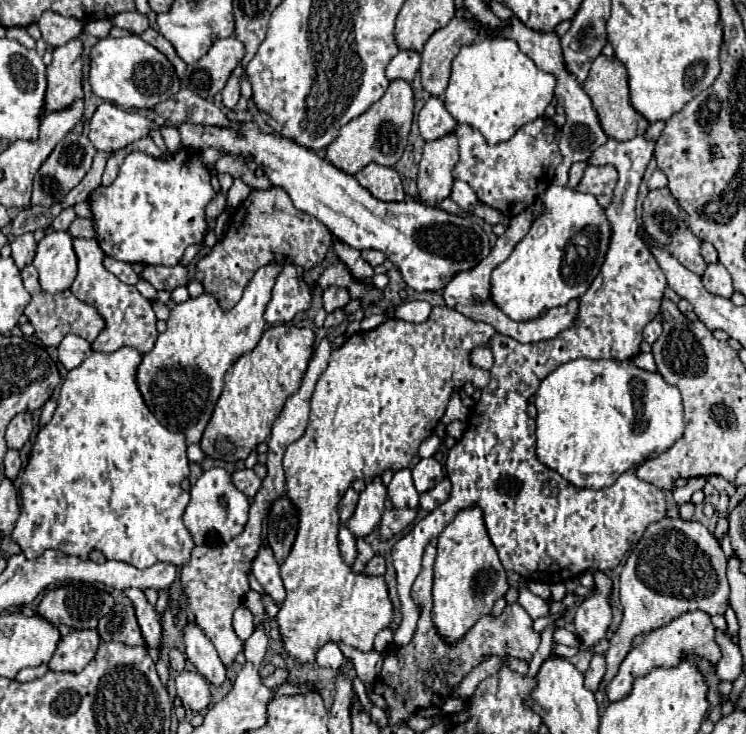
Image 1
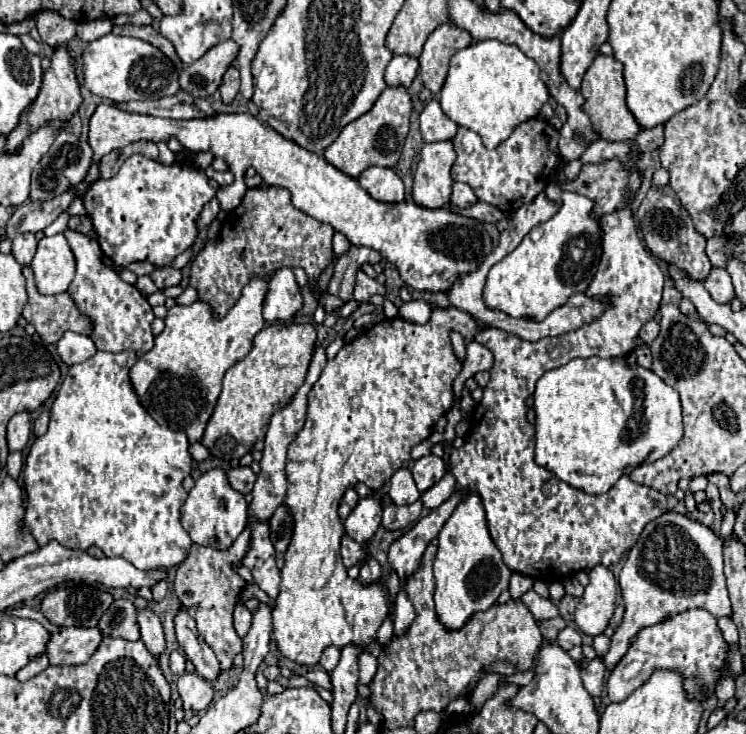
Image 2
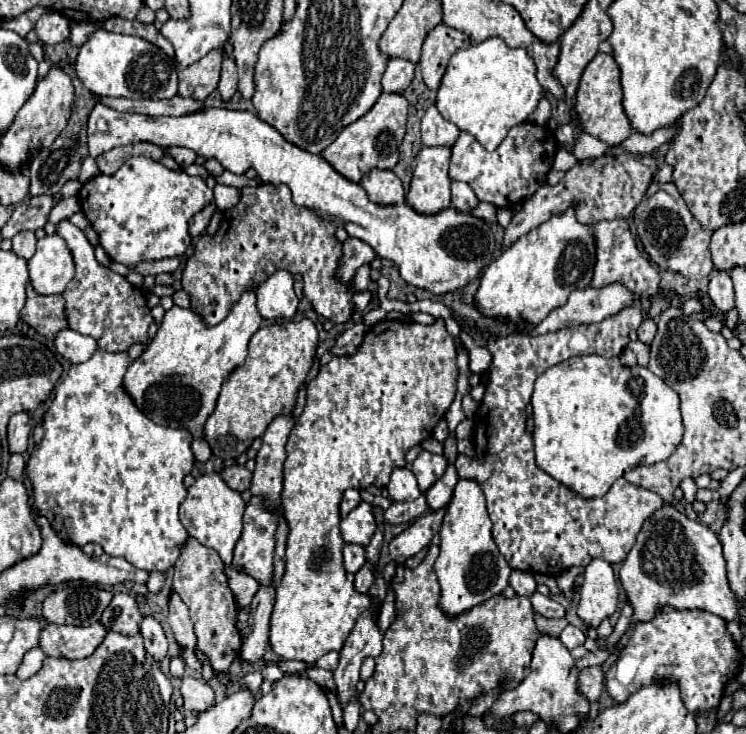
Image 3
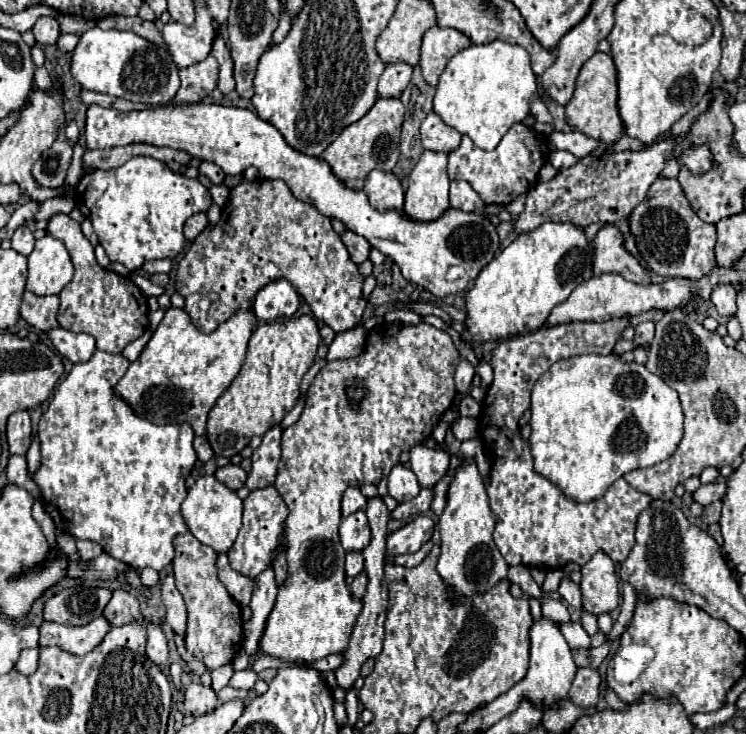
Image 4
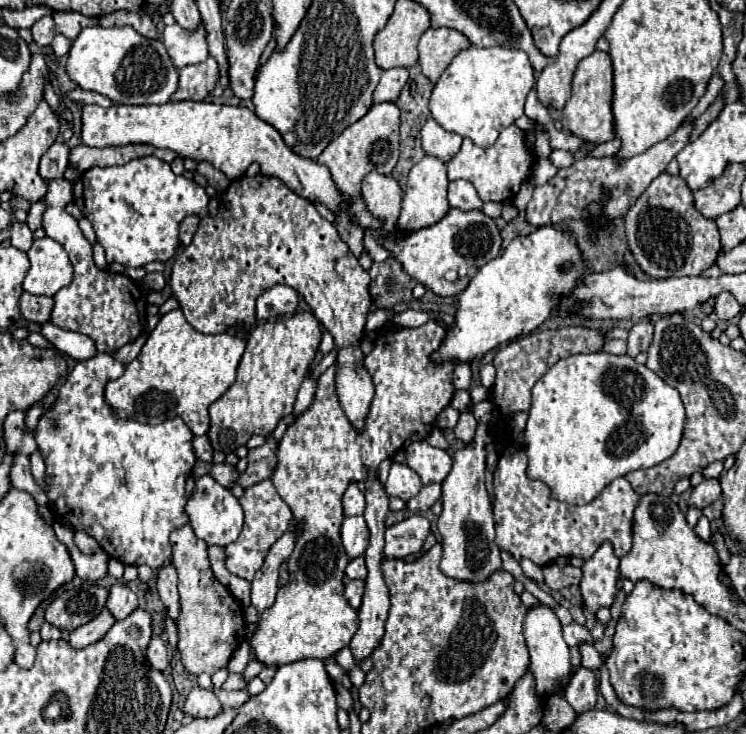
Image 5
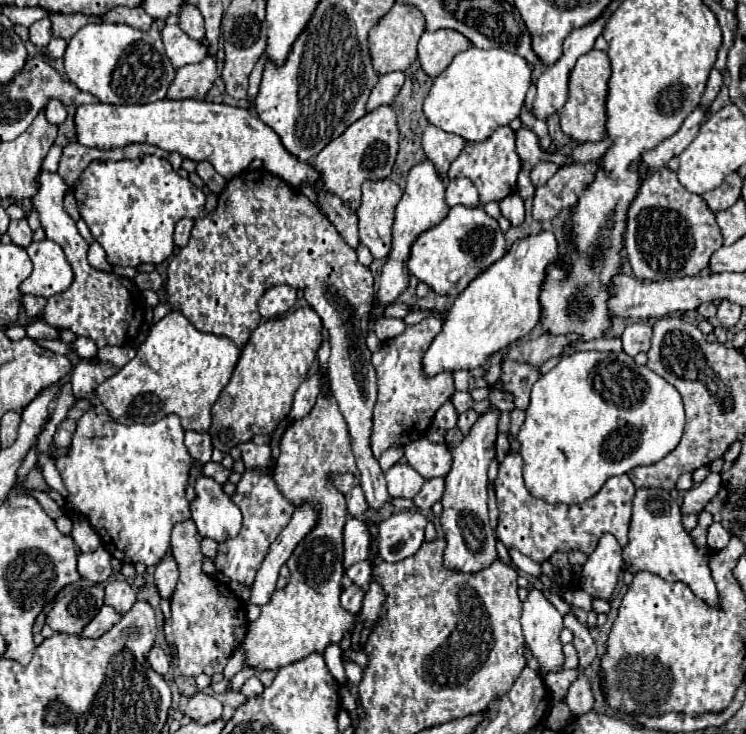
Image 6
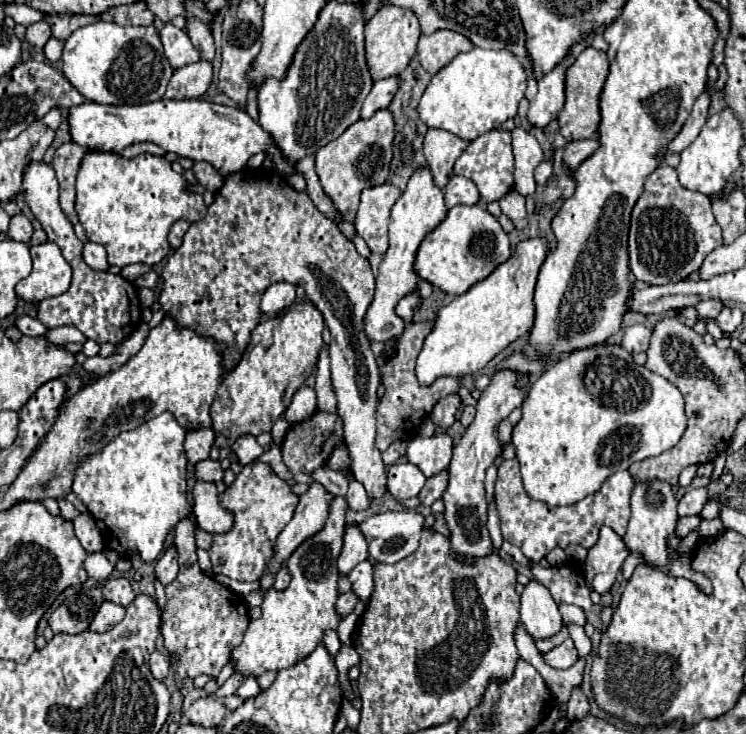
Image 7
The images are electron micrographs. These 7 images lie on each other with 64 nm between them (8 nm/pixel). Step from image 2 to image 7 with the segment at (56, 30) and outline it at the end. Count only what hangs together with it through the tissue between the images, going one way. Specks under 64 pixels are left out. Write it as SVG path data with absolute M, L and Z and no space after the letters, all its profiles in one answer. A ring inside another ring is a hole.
M44 20L42 22L36 22L36 24L30 24L26 28L26 42L32 44L32 46L40 46L42 48L48 42L50 36L52 36L50 34L50 26Z

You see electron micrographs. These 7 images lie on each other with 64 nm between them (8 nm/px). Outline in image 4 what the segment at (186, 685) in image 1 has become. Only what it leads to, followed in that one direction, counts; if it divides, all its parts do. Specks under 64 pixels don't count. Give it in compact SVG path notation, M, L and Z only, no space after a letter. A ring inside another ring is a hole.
M192 682L186 686L184 712L192 714L192 716L202 716L202 714L216 710L216 706L218 706L218 698L212 688L202 686L200 682Z

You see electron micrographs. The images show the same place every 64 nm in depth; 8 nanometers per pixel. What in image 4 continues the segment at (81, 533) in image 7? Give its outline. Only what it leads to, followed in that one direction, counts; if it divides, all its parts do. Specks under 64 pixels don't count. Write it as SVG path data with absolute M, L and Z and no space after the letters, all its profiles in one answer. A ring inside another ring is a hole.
M76 540L76 548L78 548L78 552L80 552L80 556L84 560L94 560L94 558L98 558L104 552L100 548L100 544L96 544L92 540Z

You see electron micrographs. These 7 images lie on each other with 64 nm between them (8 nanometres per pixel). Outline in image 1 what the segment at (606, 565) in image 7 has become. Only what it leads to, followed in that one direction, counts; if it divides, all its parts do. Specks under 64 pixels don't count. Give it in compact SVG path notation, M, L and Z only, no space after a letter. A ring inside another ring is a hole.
M596 570L594 588L576 608L576 616L574 616L576 634L580 636L580 640L586 648L592 648L598 640L602 640L606 636L606 630L612 620L610 594L612 594L610 576L602 570Z

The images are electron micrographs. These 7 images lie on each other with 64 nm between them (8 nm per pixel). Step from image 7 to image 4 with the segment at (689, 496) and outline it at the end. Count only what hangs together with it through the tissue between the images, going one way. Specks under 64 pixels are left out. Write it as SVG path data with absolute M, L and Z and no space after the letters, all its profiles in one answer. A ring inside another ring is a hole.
M710 482L710 484L702 484L694 494L692 494L694 502L708 506L716 500L724 498L724 482Z

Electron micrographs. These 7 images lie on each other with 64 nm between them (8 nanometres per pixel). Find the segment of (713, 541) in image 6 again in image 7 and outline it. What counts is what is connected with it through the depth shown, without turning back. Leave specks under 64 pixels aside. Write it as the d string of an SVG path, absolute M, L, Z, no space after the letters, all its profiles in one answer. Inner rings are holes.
M714 518L714 520L702 520L698 532L700 532L700 536L718 536L720 532L724 532L724 526L722 526L720 518Z

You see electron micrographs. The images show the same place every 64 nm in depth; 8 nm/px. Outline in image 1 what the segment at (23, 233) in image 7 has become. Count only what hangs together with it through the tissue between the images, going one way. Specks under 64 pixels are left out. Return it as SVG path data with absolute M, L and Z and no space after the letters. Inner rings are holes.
M24 234L24 236L16 236L12 242L12 258L16 262L16 266L22 270L24 266L32 264L34 256L36 256L36 240L32 234Z

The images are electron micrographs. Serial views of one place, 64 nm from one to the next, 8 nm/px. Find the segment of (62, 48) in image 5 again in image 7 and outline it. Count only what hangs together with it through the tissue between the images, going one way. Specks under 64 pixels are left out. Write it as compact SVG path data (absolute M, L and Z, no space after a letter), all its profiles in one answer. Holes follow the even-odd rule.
M50 38L44 46L44 56L50 60L50 62L56 62L60 60L62 56L62 48L64 48L64 42L62 40L56 40L56 38Z

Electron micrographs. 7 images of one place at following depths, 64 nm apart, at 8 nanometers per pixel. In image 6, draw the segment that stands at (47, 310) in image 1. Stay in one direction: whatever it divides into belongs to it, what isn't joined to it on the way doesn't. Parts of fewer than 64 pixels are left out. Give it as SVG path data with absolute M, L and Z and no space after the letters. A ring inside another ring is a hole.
M24 296L24 298L22 298L22 304L24 304L28 316L40 318L40 312L44 310L46 300L44 300L44 298L38 298L38 296Z

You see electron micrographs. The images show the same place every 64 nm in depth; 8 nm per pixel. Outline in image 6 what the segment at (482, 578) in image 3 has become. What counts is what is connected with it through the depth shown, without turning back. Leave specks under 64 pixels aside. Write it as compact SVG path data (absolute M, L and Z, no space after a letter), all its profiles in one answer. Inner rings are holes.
M502 382L490 386L490 410L484 414L478 414L476 424L470 428L468 436L452 448L452 468L446 474L446 490L442 496L442 528L446 532L446 550L444 550L444 566L462 570L462 572L478 572L492 564L496 556L496 536L488 522L488 498L486 498L486 470L490 462L496 456L496 434L498 434L498 418L502 412L514 410L514 396L504 390Z

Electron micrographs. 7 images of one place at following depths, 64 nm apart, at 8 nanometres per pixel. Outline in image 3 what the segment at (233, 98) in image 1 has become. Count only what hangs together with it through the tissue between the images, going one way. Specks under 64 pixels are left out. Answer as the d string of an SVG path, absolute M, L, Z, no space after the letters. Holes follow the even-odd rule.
M228 52L222 54L222 76L218 84L218 92L222 94L222 100L230 100L230 96L238 88L238 74L236 74L236 64Z

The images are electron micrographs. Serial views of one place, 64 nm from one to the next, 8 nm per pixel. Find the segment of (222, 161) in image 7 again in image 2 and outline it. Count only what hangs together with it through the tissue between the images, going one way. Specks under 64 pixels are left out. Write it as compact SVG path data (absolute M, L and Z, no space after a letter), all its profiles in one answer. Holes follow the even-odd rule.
M112 102L96 106L90 118L90 148L94 152L84 182L100 178L99 161L104 154L124 148L138 140L168 142L174 136L184 148L194 152L212 152L228 164L228 170L240 180L248 166L254 166L262 180L270 186L288 188L292 204L310 214L312 218L332 224L334 230L346 234L350 244L374 248L382 258L396 264L402 280L414 290L446 292L462 276L474 272L480 262L492 252L492 238L472 218L464 218L448 208L428 210L414 202L384 204L368 196L360 188L358 180L346 176L332 164L314 152L300 148L296 142L286 140L274 128L264 126L250 114L214 114L208 118L192 120L168 120L144 114L132 114L118 110ZM478 232L476 238L470 234Z

